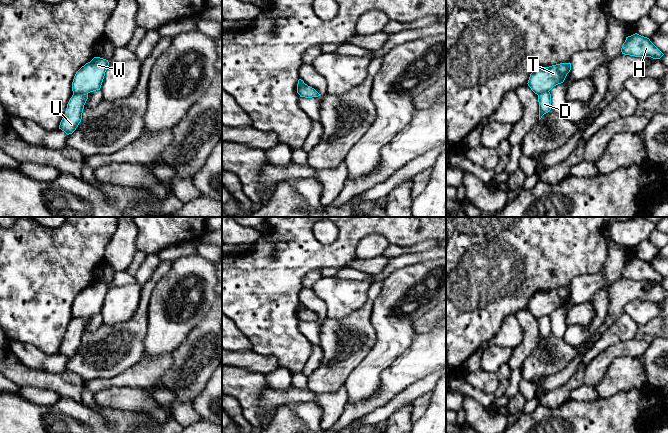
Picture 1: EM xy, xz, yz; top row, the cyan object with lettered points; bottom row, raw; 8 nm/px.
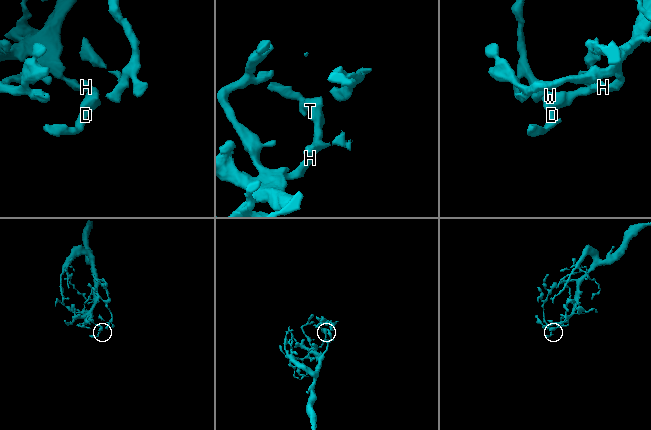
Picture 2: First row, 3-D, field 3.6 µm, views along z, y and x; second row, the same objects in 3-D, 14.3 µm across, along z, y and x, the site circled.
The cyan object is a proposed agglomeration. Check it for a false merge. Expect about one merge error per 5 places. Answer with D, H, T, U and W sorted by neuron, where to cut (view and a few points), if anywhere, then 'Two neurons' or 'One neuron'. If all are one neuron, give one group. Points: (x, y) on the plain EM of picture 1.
Groups: D U / H T W. Split along xy (87, 317), (73, 318). Two neurons

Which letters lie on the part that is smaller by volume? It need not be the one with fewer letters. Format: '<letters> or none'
D, U

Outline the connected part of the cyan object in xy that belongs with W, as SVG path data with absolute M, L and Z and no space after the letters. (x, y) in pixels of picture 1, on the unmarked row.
M94 281L82 290L76 296L72 306L73 318L88 318L100 314L108 289L108 284Z

